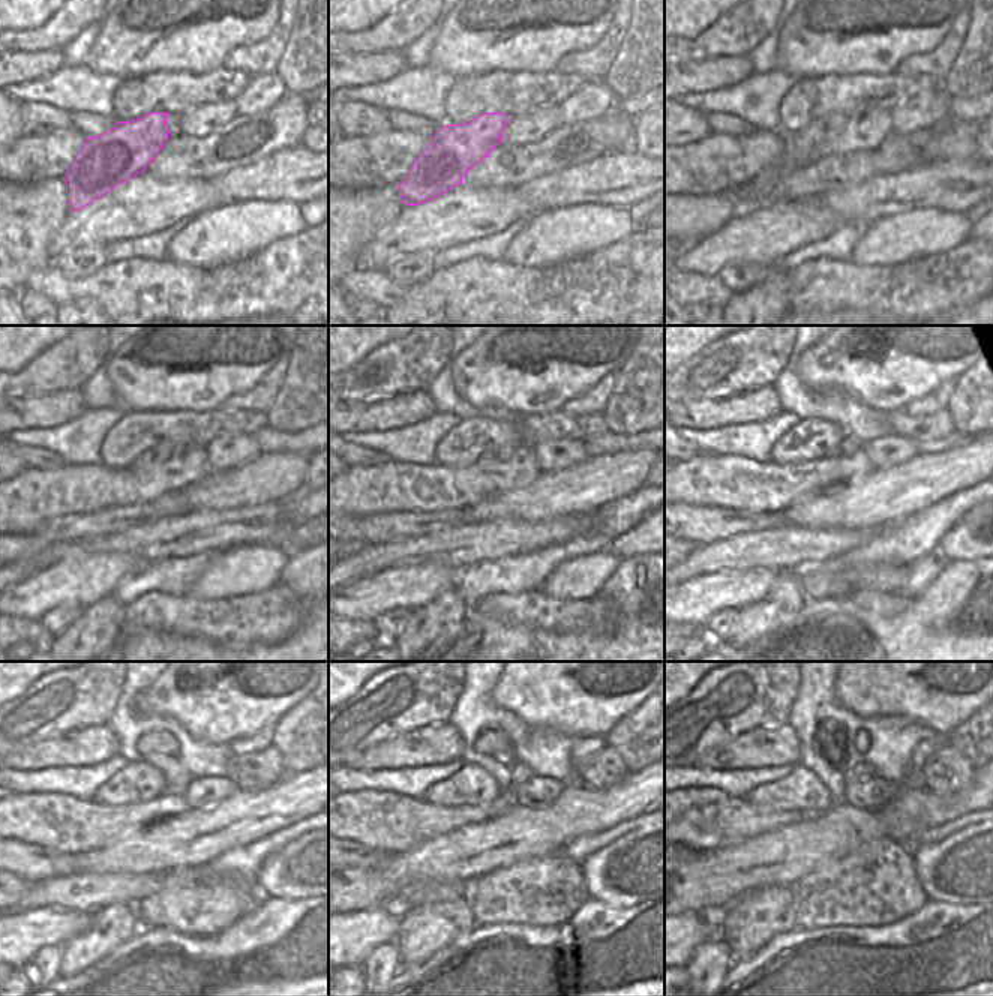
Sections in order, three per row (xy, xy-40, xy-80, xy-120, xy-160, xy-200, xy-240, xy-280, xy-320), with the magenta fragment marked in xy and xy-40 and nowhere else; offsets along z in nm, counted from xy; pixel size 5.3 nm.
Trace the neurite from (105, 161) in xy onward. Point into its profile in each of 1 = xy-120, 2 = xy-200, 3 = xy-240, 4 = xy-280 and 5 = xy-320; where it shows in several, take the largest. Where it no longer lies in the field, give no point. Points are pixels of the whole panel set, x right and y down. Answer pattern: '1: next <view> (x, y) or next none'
1: next xy-120 (164, 452)
2: next xy-200 (849, 444)
3: next xy-240 (183, 779)
4: next xy-280 (521, 773)
5: next xy-320 (861, 771)

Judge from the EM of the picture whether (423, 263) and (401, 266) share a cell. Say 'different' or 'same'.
same

